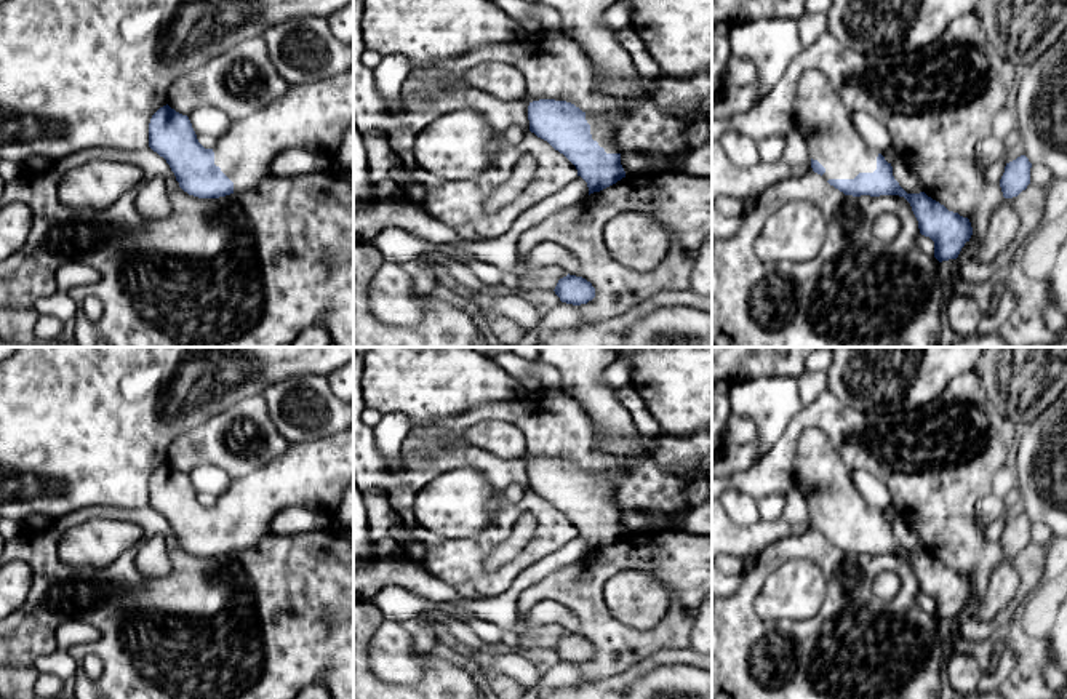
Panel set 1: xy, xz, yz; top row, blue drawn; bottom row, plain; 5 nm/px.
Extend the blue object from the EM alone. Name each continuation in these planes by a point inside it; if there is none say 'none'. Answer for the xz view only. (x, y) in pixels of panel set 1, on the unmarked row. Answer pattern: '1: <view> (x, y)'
1: xz (600, 487)

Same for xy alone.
1: xy (317, 474)

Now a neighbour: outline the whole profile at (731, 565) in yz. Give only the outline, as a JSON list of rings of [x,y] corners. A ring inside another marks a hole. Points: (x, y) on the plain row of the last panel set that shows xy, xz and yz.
[[[718,555],[712,565],[723,574],[737,576],[744,571],[741,555]]]

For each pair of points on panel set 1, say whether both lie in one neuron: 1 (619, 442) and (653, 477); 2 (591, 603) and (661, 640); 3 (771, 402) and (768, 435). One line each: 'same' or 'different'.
1: different
2: same
3: same

